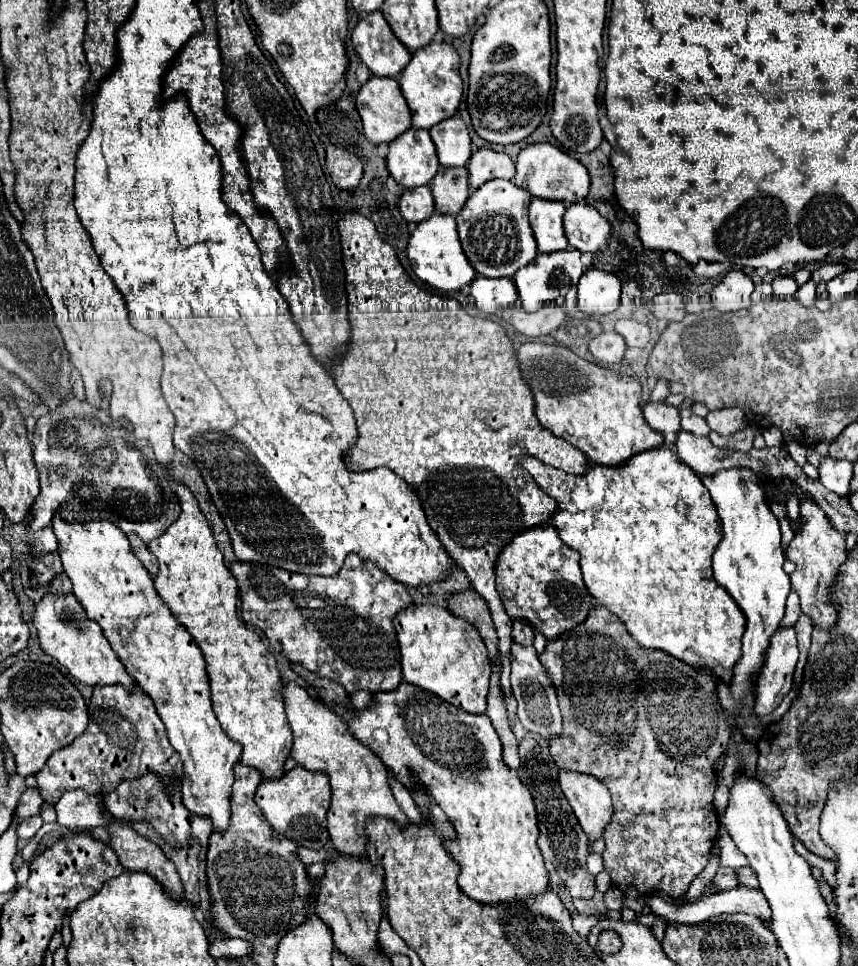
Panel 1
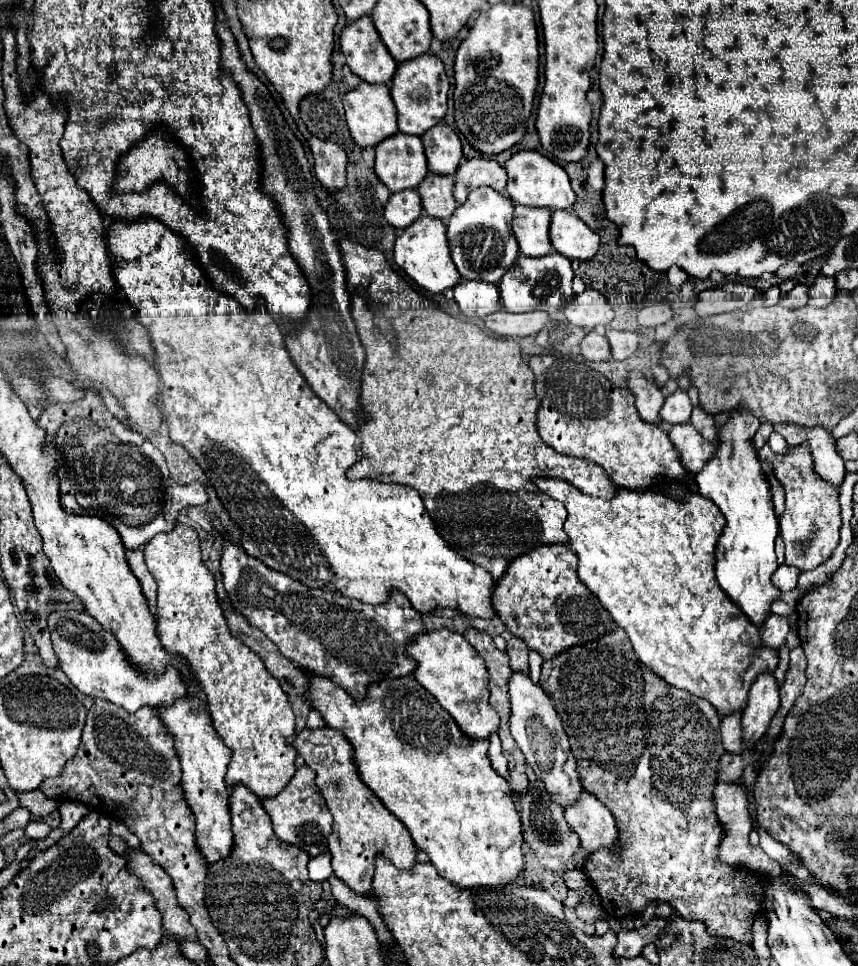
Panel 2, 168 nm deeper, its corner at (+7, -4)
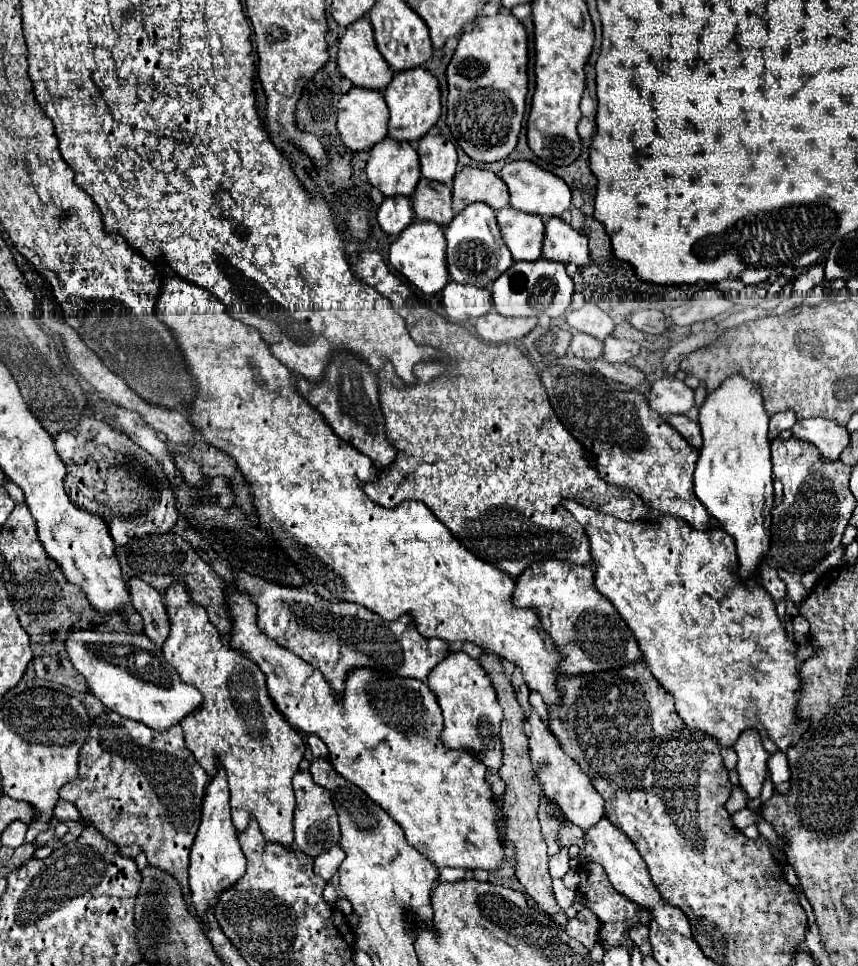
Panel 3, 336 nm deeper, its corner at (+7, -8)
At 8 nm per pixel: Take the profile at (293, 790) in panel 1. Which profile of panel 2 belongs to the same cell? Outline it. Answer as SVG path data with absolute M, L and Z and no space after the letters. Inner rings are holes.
M308 766L298 768L294 778L286 784L286 788L274 798L262 800L262 806L268 812L268 816L272 818L274 832L282 842L302 848L312 858L326 850L326 842L332 832L332 814L326 808L326 802L320 794L318 786L314 784L312 768L308 768Z

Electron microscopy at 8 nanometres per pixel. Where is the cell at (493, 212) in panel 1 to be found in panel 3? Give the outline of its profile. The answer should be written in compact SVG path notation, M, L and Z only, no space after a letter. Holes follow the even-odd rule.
M470 204L446 226L446 262L448 272L458 284L476 284L480 288L490 288L494 280L512 266L512 254L500 236L496 210L486 204Z

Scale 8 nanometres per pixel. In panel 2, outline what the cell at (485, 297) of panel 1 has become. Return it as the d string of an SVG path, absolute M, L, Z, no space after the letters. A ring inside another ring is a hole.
M460 280L454 286L454 300L460 312L468 318L484 318L502 308L496 284L484 284L478 280Z

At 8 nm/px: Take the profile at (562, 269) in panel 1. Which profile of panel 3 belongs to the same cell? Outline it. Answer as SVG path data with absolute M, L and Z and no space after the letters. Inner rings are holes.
M552 260L514 262L512 268L508 268L508 272L504 272L504 276L500 276L500 280L494 282L494 286L492 286L492 302L494 302L494 310L498 314L502 314L502 316L542 316L542 314L548 314L550 318L558 318L568 310L570 300L572 300L572 292L574 292L574 282L566 274L564 264L552 262Z

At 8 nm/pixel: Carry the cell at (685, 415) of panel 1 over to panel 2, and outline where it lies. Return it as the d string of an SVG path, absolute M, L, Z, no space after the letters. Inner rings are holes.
M678 388L664 400L660 418L668 424L682 424L682 422L690 422L690 412L692 412L692 404L690 404L688 392Z

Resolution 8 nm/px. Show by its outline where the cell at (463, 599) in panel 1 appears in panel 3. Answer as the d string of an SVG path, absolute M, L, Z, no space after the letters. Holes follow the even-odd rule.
M482 652L478 662L484 666L488 672L496 692L498 692L498 702L504 710L504 720L500 726L500 740L504 748L502 756L502 766L498 774L506 782L506 792L504 792L504 802L502 802L502 812L506 814L506 826L502 828L502 836L506 844L514 846L516 850L516 878L524 886L524 892L540 906L540 910L554 914L558 912L558 904L554 900L552 892L552 878L548 874L548 854L546 854L546 842L540 834L540 824L538 824L538 806L540 806L540 786L532 778L530 772L530 760L528 760L528 738L524 732L524 716L520 712L520 704L516 700L516 694L512 690L510 678L504 674L502 660L496 654Z

